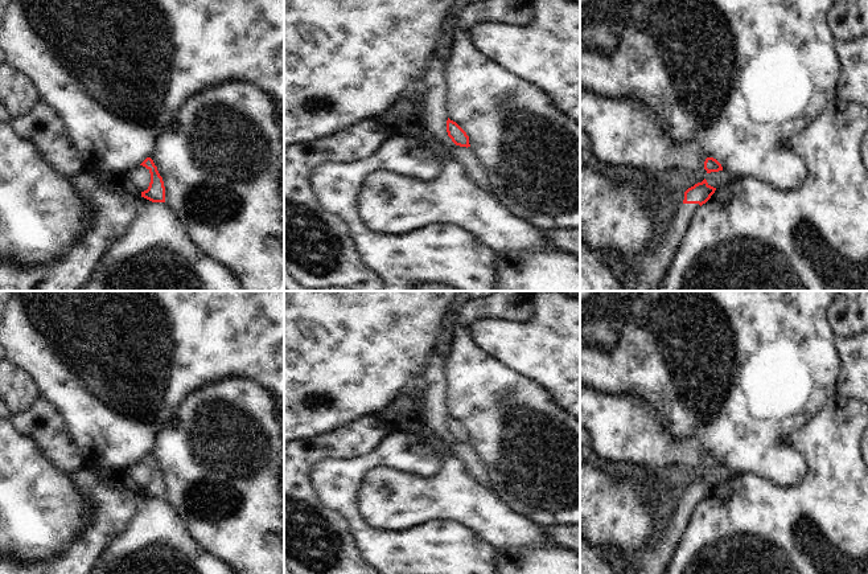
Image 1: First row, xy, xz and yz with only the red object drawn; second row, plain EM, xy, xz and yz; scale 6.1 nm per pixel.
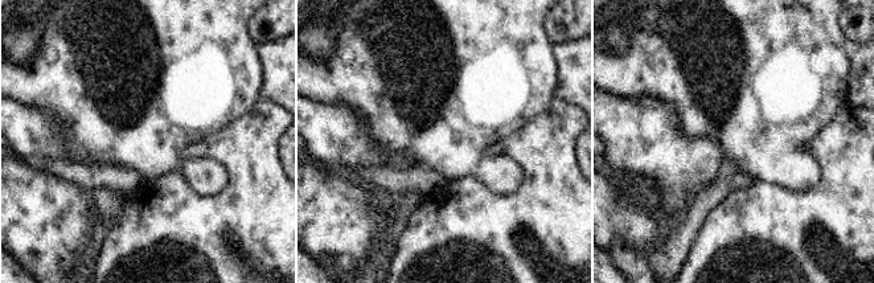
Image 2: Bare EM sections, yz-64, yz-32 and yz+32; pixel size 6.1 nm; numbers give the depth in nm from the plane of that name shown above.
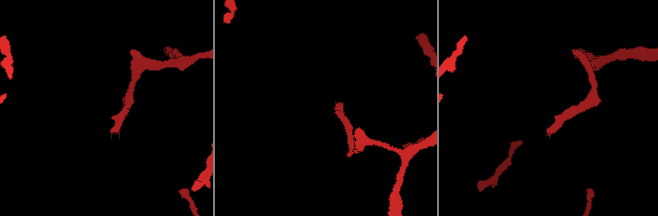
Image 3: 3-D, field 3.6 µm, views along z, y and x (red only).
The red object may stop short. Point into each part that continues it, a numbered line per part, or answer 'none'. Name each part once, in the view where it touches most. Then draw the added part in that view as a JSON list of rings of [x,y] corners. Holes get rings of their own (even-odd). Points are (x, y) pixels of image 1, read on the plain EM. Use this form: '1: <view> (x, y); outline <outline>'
1: yz (653, 560); outline [[[679,500],[672,518],[663,520],[650,545],[635,553],[638,574],[665,574],[699,504],[699,500]]]

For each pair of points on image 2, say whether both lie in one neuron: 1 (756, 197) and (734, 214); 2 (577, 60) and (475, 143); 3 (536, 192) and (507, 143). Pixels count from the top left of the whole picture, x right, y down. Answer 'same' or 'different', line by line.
1: same
2: different
3: same

